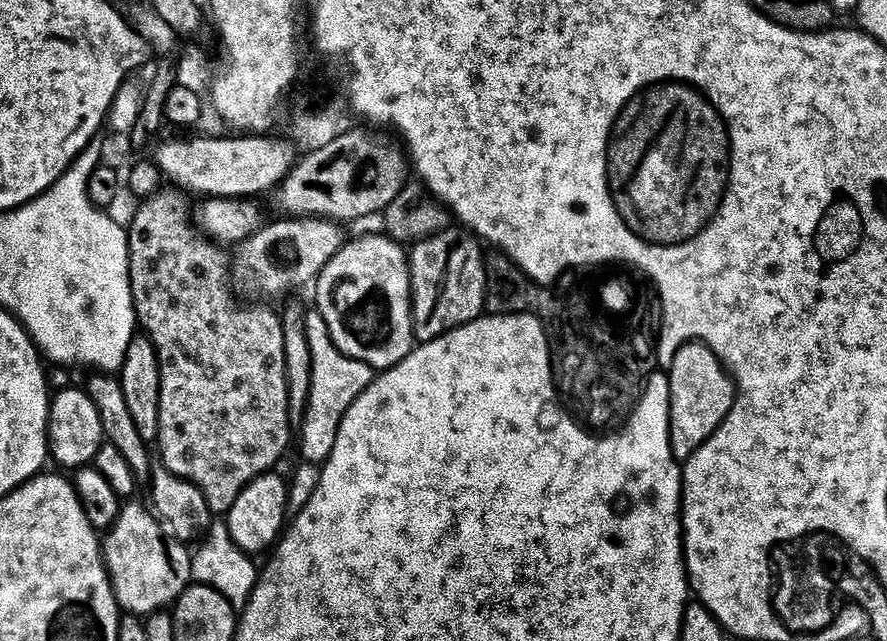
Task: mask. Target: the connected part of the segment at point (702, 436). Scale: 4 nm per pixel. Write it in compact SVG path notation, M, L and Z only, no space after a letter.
M689 342L670 362L666 375L670 382L672 403L672 452L677 461L687 462L720 428L736 405L736 382L724 363L708 347Z

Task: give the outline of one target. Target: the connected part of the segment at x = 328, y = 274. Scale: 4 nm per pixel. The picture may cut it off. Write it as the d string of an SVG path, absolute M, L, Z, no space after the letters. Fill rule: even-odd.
M364 236L361 240L349 239L334 258L322 269L315 281L315 307L324 315L337 346L350 358L361 360L373 370L387 370L401 364L417 347L416 336L408 336L408 328L414 323L412 315L412 273L410 256L400 244L395 244L388 236ZM388 328L385 334L382 331Z

